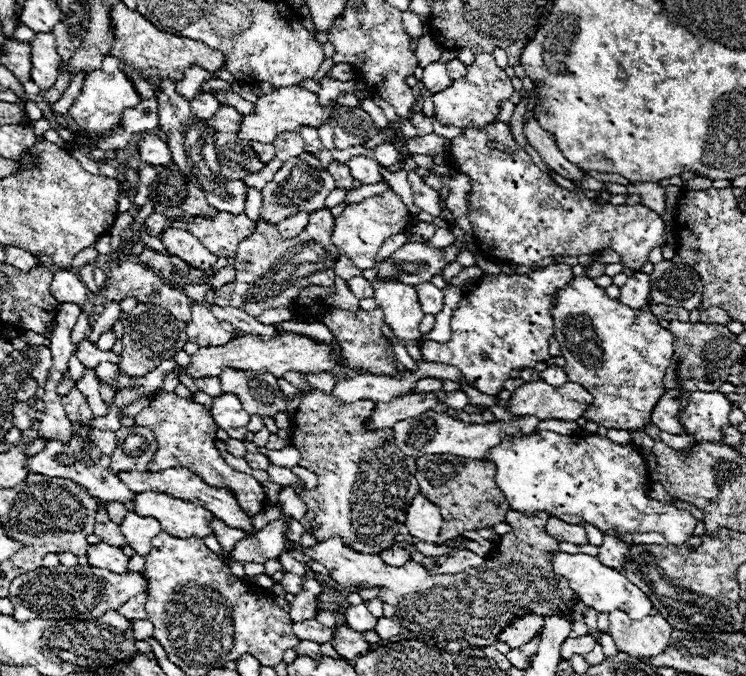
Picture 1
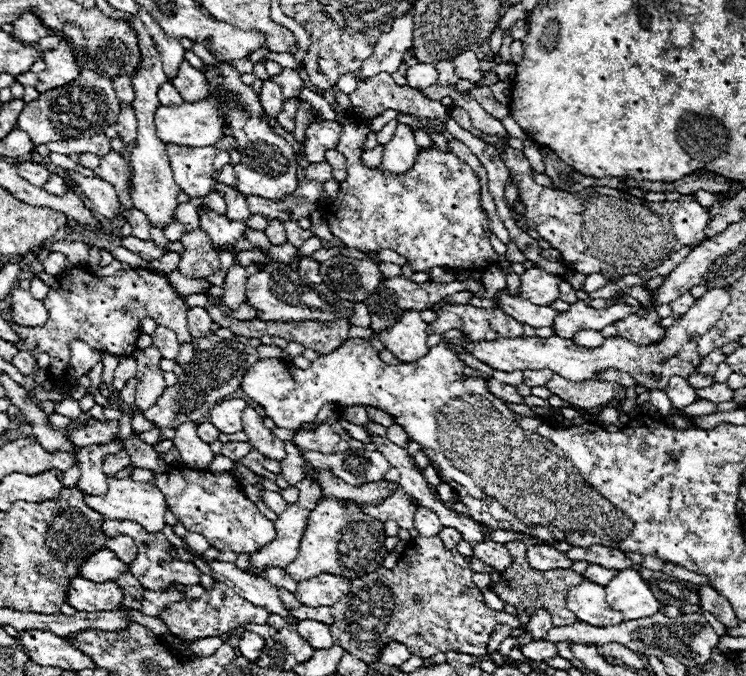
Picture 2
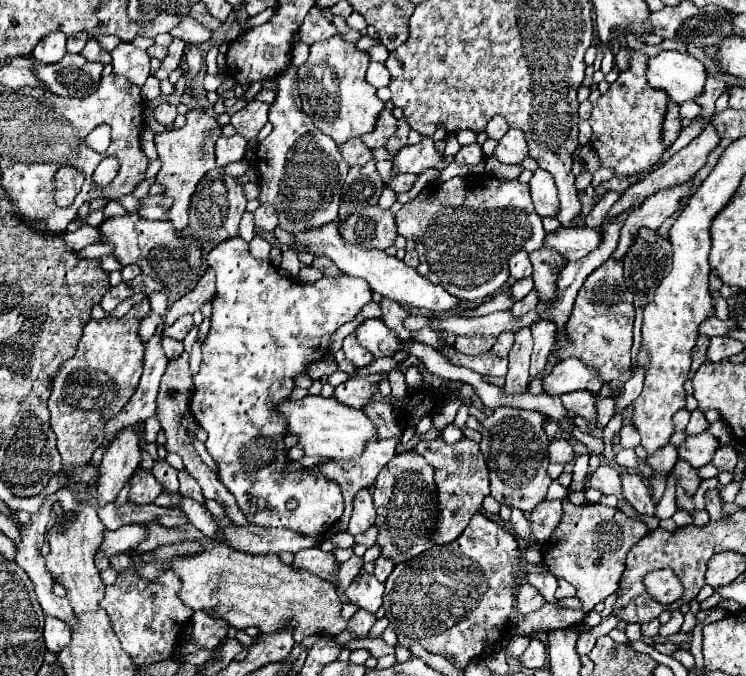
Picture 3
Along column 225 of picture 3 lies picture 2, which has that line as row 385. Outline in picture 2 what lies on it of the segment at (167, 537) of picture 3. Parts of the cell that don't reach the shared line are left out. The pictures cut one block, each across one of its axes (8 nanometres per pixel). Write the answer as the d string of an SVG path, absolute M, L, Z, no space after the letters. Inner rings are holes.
M554 374L552 380L546 384L546 388L556 394L558 398L570 402L576 408L596 408L612 398L622 390L614 382L602 382L602 380L586 380L586 382L570 382L562 378L560 374Z

